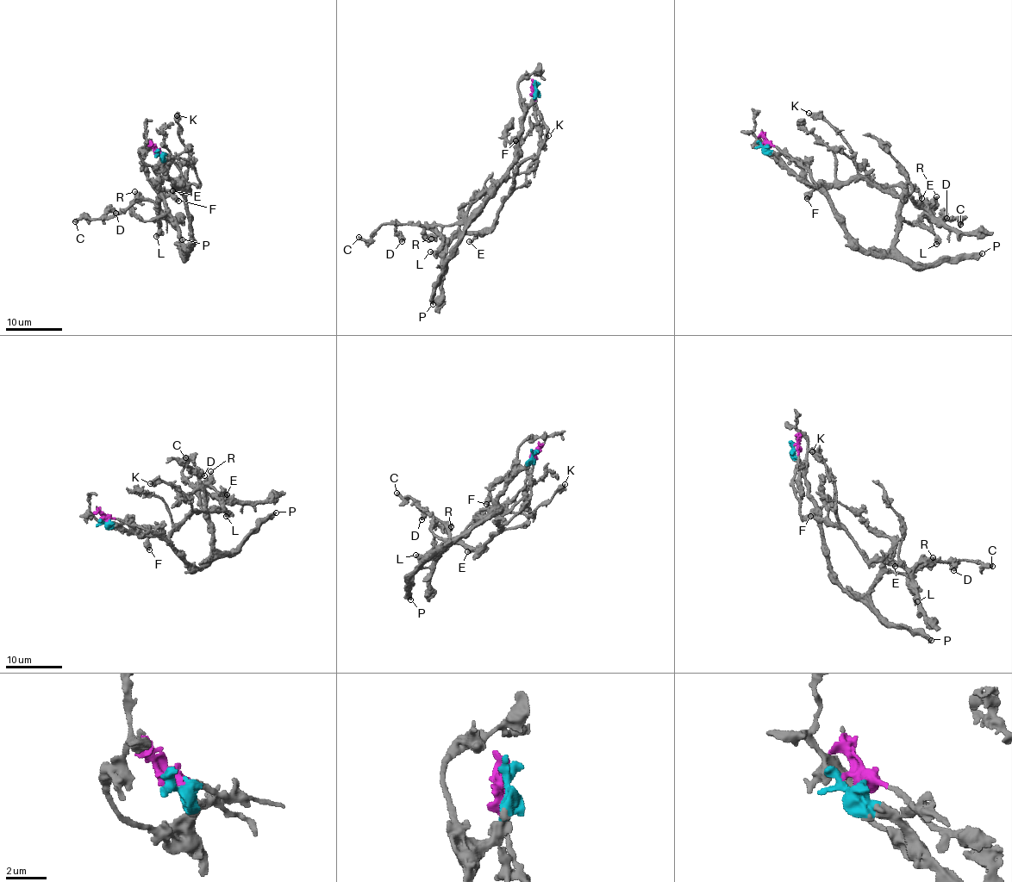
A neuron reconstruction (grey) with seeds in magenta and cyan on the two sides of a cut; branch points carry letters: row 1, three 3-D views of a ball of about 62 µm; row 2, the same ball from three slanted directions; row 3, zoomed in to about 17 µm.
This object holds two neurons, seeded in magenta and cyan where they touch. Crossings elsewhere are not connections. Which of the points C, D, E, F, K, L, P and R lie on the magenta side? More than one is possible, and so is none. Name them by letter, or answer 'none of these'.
C, D, E, K

